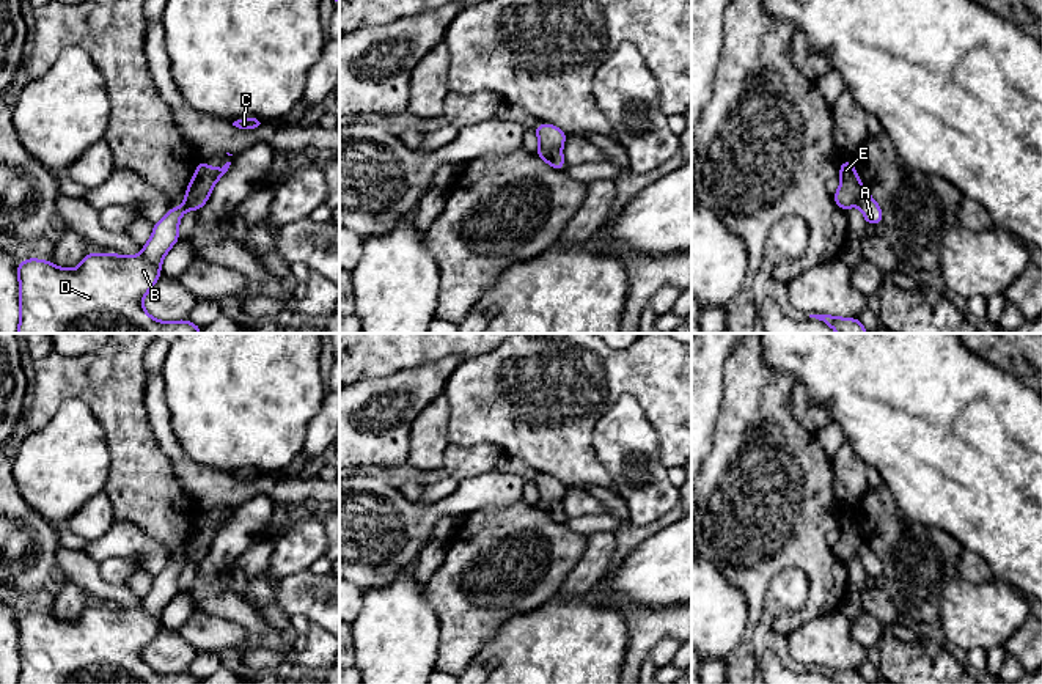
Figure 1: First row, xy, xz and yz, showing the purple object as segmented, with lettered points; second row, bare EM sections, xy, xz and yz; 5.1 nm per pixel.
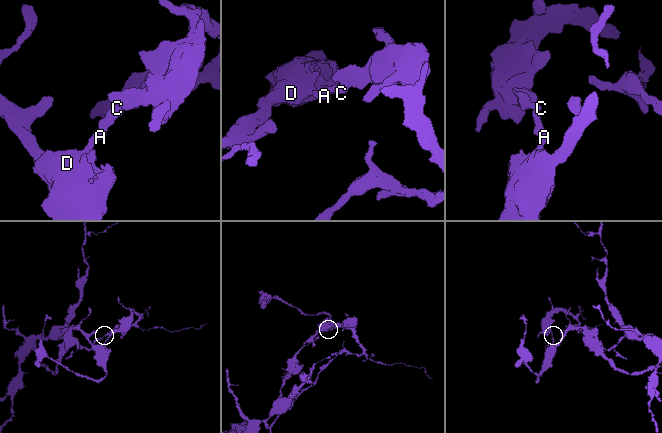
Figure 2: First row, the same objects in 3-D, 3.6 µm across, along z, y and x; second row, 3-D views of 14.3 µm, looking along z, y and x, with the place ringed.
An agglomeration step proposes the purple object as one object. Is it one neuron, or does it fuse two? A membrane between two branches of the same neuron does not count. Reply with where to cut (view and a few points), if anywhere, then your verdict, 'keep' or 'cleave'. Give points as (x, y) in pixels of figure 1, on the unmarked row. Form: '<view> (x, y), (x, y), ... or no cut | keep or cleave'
xy (186, 543), (194, 547), (208, 549) | cleave

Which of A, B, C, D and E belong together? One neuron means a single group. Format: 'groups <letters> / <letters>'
groups A B D / C E

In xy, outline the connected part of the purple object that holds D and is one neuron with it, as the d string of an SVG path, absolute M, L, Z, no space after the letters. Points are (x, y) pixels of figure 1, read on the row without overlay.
M185 544L179 560L171 558L165 569L154 576L151 591L138 609L116 605L88 605L75 621L61 621L50 613L30 610L19 613L17 684L201 684L203 679L187 671L163 675L149 668L143 649L160 631L163 609L179 593L179 572L185 563L200 563L209 549Z

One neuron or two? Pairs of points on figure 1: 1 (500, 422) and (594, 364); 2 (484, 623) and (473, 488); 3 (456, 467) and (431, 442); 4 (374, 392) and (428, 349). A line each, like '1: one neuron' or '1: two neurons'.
1: one neuron
2: two neurons
3: two neurons
4: two neurons

